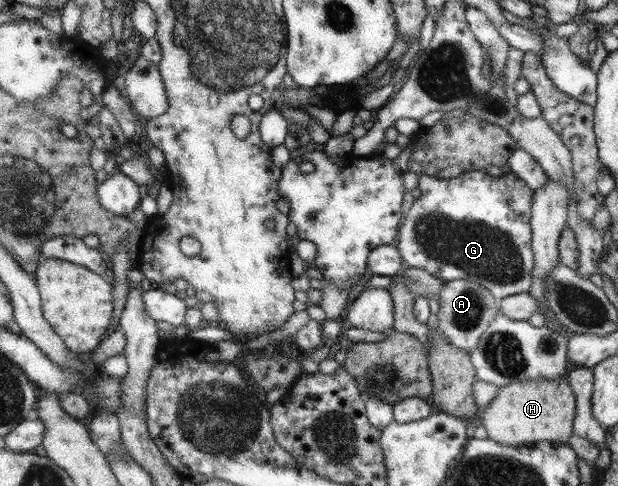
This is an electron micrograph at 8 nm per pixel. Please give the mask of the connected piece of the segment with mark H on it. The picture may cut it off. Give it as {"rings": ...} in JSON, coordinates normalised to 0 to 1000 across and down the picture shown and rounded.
{"rings":[[[917,776],[898,782],[880,778],[845,782],[809,794],[801,815],[778,850],[778,874],[790,901],[822,918],[862,918],[877,907],[917,914],[926,897],[930,856],[930,813]]]}

